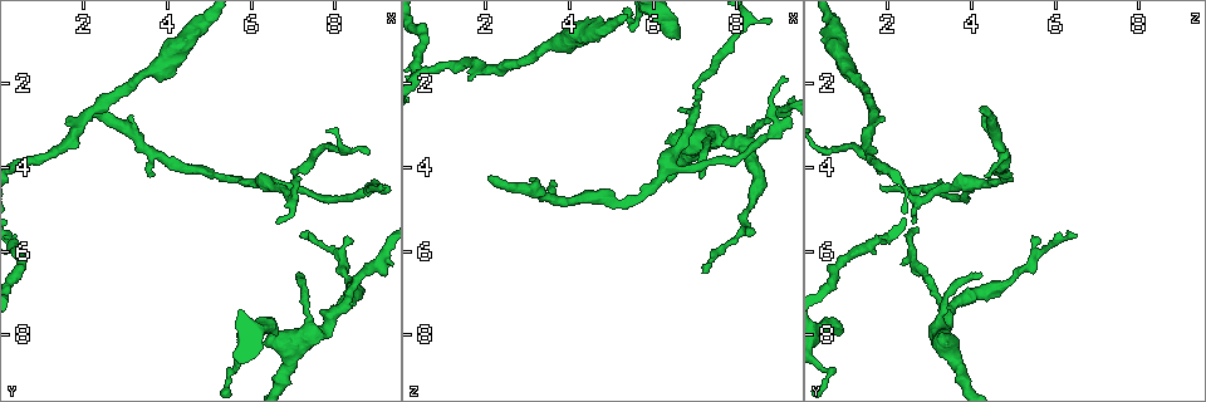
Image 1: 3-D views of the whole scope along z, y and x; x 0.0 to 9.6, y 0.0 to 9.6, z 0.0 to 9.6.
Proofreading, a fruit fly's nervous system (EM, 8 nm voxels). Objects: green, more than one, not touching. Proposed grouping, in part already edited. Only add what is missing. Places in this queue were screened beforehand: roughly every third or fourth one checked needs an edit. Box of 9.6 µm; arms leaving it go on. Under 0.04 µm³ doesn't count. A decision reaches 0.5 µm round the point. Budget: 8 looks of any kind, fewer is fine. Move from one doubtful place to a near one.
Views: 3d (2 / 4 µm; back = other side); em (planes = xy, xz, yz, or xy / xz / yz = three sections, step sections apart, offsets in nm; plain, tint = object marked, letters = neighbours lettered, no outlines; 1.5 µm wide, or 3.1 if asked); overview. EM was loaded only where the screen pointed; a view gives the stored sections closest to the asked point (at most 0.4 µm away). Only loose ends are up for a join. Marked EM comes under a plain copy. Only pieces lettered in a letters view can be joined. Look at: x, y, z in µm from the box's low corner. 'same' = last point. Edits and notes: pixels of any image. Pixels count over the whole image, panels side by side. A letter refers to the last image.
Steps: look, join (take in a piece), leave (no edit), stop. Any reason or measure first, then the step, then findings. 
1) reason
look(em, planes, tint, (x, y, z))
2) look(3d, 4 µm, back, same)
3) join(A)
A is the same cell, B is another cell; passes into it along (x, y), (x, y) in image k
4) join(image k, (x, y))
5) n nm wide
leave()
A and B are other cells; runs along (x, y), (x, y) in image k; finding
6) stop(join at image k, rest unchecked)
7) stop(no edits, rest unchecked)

tapers out
look(em, xz, step 4, letters, (9.10, 4.50, 1.80))

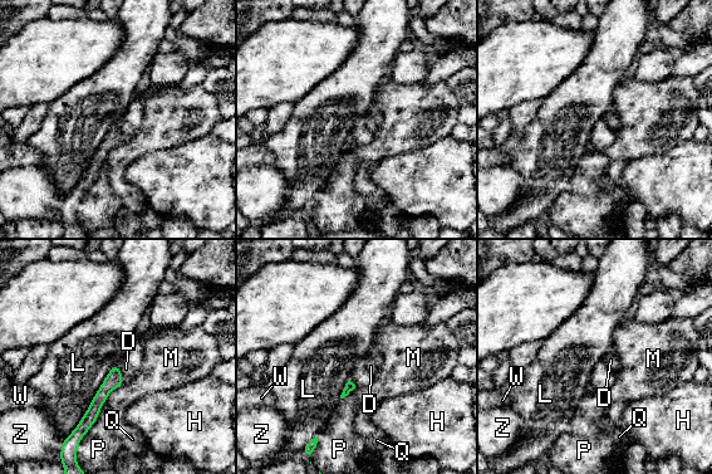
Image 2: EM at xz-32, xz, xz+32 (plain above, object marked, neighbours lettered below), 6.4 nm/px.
leave()
D, H, L, M, P, Q, W and Z are other cells; runs along (116, 369), (113, 380), (82, 426) in image 2; no lettered piece goes on from it

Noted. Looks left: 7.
branch stops here
look(em, yz, step 8, letters, (2.10, 2.65, 4.25))

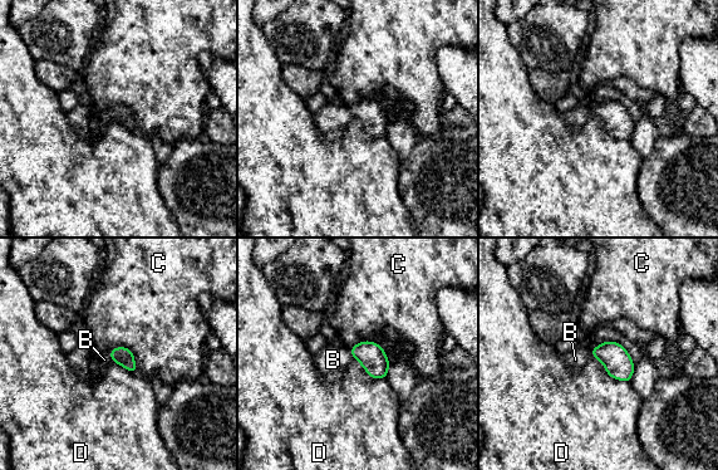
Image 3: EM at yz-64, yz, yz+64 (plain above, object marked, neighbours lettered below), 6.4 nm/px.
another direction
look(em, planes, letters, same)

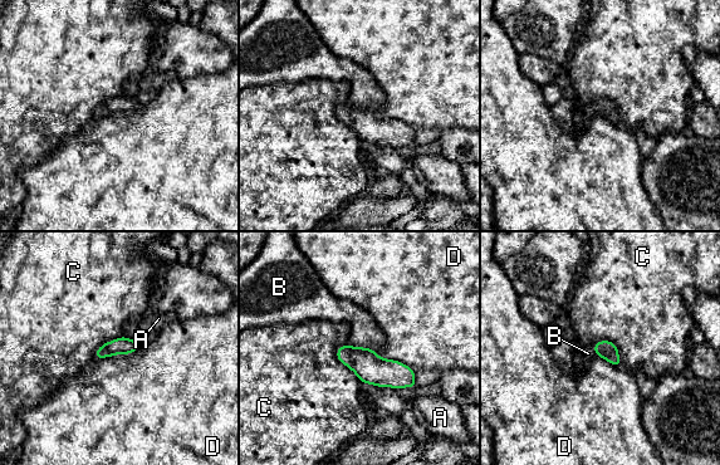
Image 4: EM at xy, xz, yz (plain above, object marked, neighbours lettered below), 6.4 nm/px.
join(B)
B is the same cell, A, C and D are other cells; passes into it along (368, 367), (356, 347), (365, 332) in image 4; it goes on there

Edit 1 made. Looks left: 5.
see it whole again
look(overview)

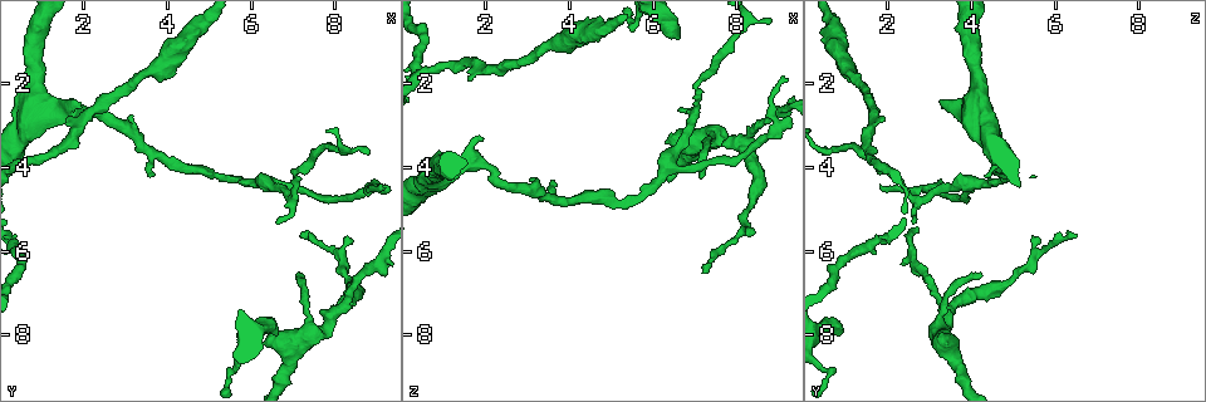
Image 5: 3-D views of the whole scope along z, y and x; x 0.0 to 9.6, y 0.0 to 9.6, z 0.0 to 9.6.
an open end
look(3d, 2 µm, (6.65, 8.00, 1.00))

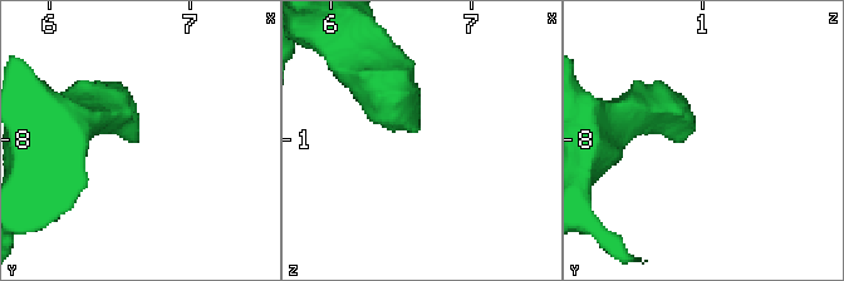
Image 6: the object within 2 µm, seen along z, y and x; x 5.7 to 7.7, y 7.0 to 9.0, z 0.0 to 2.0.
need the tissue
look(em, yz, step 4, letters, (6.60, 7.94, 0.92))

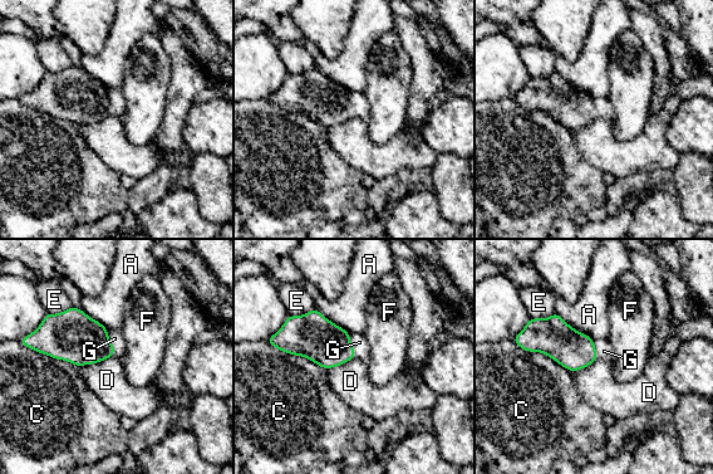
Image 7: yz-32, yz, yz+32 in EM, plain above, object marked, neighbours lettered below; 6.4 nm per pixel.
join(G)
G is the same cell, A, C, D, E and F are other cells; passes into it along (72, 336), (109, 343), (114, 338) in image 7; the neuron continues

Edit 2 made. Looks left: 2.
stop(join at image 4, join at image 7, rest unchecked)

